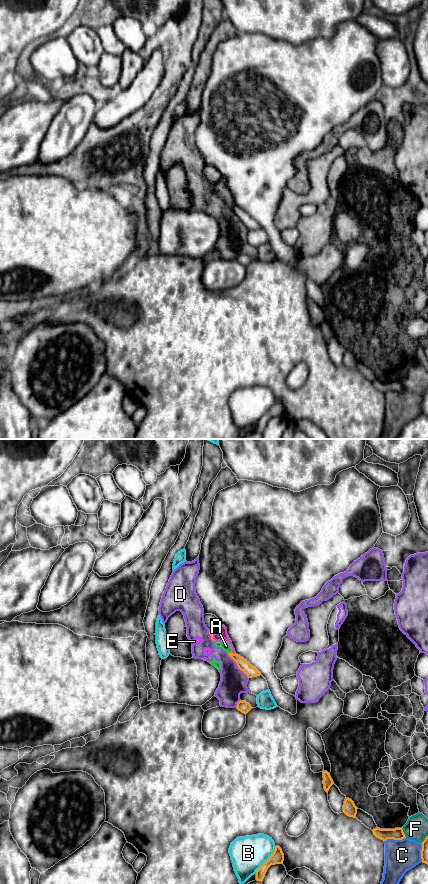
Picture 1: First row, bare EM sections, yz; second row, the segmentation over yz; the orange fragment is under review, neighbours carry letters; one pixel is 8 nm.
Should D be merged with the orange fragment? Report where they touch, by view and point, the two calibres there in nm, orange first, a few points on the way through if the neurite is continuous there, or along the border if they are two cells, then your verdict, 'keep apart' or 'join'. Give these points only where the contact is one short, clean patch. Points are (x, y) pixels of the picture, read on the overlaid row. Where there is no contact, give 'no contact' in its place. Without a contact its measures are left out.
contact yz (237, 665); calibres 90 and 220 nm; keep apart

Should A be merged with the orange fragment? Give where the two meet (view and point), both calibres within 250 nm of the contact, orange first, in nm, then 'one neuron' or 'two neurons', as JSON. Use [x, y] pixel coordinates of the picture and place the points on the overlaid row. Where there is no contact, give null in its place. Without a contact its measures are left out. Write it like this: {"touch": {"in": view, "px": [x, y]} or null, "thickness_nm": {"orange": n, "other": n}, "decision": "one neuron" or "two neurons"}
{"touch": {"in": "yz", "px": [229, 653]}, "thickness_nm": {"orange": 90, "other": 80}, "decision": "two neurons"}

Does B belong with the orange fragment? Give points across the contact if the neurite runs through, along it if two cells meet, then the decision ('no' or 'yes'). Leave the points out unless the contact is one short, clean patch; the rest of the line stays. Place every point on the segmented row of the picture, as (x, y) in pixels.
no

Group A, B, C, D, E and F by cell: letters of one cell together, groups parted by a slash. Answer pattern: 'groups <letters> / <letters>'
groups A B C D E F

